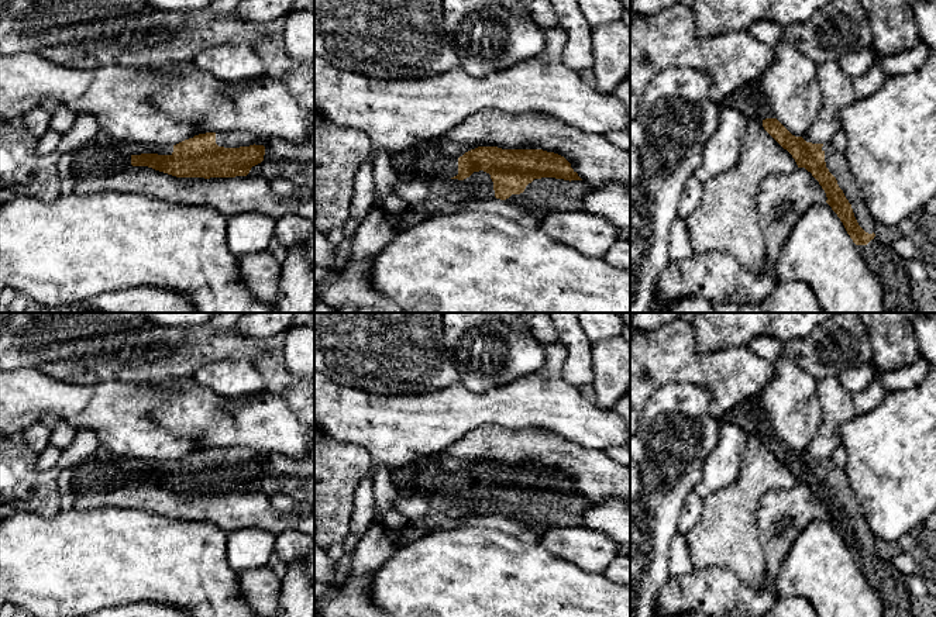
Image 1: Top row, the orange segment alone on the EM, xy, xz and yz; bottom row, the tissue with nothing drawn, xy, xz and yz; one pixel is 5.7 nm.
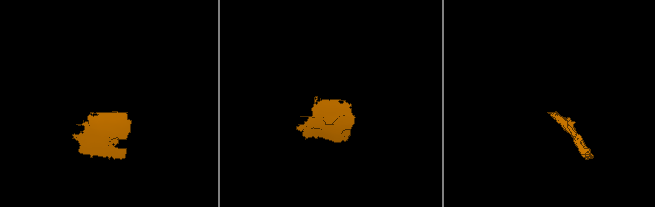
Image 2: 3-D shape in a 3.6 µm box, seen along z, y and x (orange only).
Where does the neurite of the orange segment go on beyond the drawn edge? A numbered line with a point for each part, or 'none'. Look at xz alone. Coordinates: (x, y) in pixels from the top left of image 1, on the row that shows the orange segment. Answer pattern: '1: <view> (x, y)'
1: xz (425, 161)

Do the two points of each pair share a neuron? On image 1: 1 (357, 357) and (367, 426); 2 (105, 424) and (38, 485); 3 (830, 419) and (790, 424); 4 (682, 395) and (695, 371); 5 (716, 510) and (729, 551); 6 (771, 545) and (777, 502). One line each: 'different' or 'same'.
1: different
2: different
3: different
4: different
5: same
6: same

